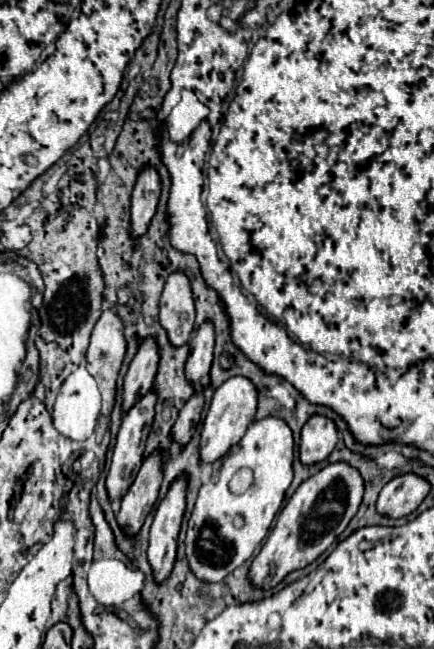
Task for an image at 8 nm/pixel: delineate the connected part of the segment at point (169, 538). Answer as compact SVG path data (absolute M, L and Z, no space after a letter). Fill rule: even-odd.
M186 476L178 478L172 484L166 498L160 502L154 514L154 522L150 526L148 562L152 566L152 576L156 584L164 582L174 568L176 540L184 508L186 508Z

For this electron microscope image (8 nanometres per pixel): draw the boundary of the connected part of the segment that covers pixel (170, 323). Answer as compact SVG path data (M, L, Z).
M182 272L172 274L166 280L162 298L160 298L160 326L168 332L172 346L184 346L190 342L194 328L194 300L190 282Z

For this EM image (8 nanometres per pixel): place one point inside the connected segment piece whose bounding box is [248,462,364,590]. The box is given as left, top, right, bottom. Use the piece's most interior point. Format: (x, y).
(319, 511)

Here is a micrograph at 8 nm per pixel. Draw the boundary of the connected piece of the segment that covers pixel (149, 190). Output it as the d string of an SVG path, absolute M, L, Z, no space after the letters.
M144 168L132 192L132 208L130 208L132 236L142 236L148 230L148 224L158 206L158 198L160 198L160 176L152 168Z

